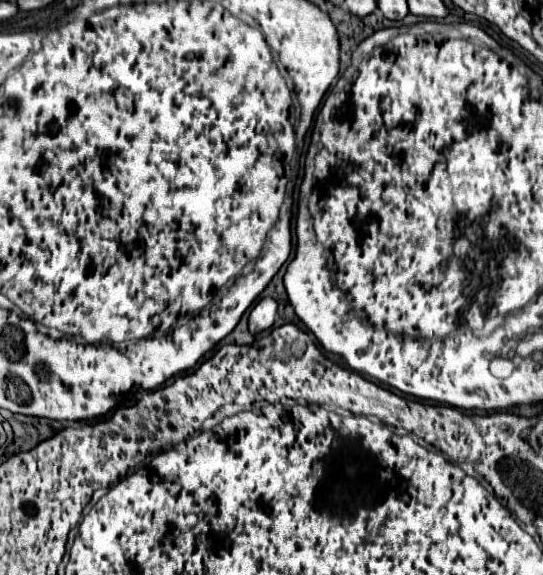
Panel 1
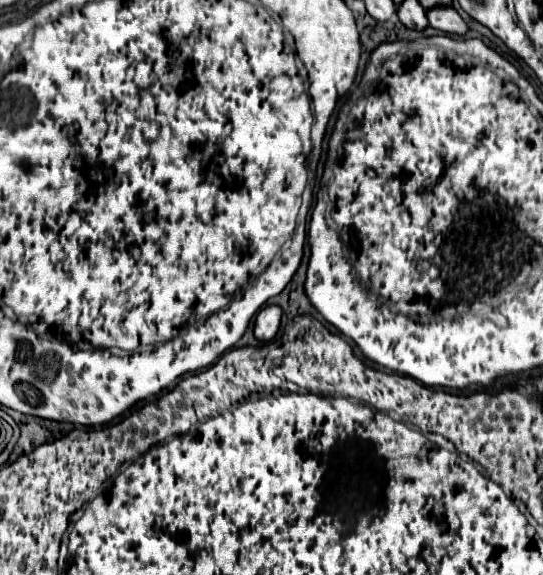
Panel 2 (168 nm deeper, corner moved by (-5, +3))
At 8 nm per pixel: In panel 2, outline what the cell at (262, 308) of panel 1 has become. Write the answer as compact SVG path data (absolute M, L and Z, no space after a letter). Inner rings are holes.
M271 304L271 306L261 308L261 312L255 318L255 328L253 328L255 338L261 342L271 340L279 330L279 322L281 322L281 308L279 306Z

